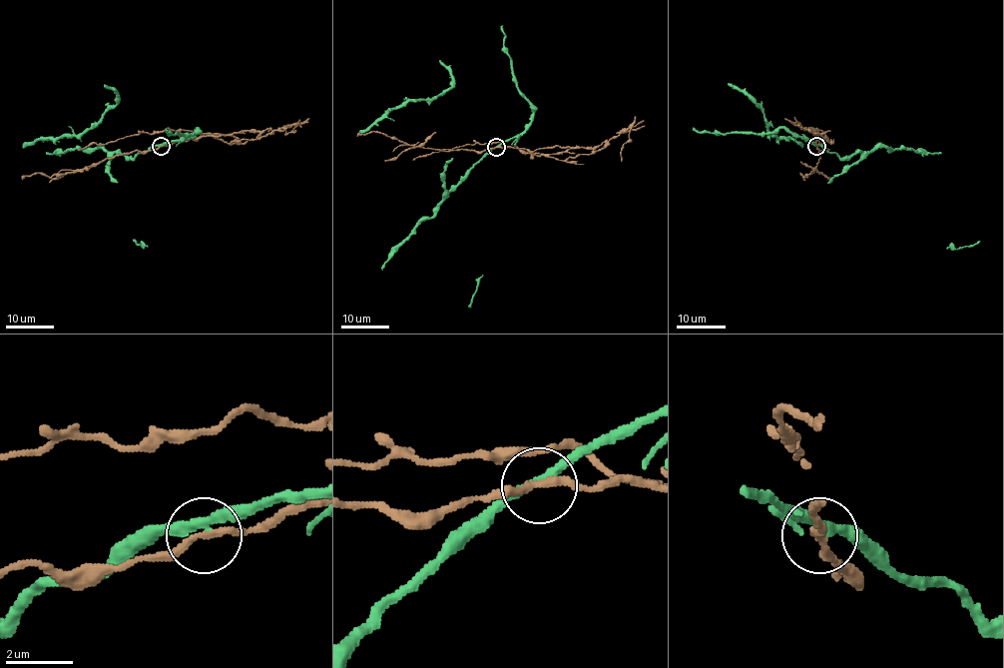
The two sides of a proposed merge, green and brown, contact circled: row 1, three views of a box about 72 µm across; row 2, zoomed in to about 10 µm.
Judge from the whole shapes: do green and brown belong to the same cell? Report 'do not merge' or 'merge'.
do not merge

